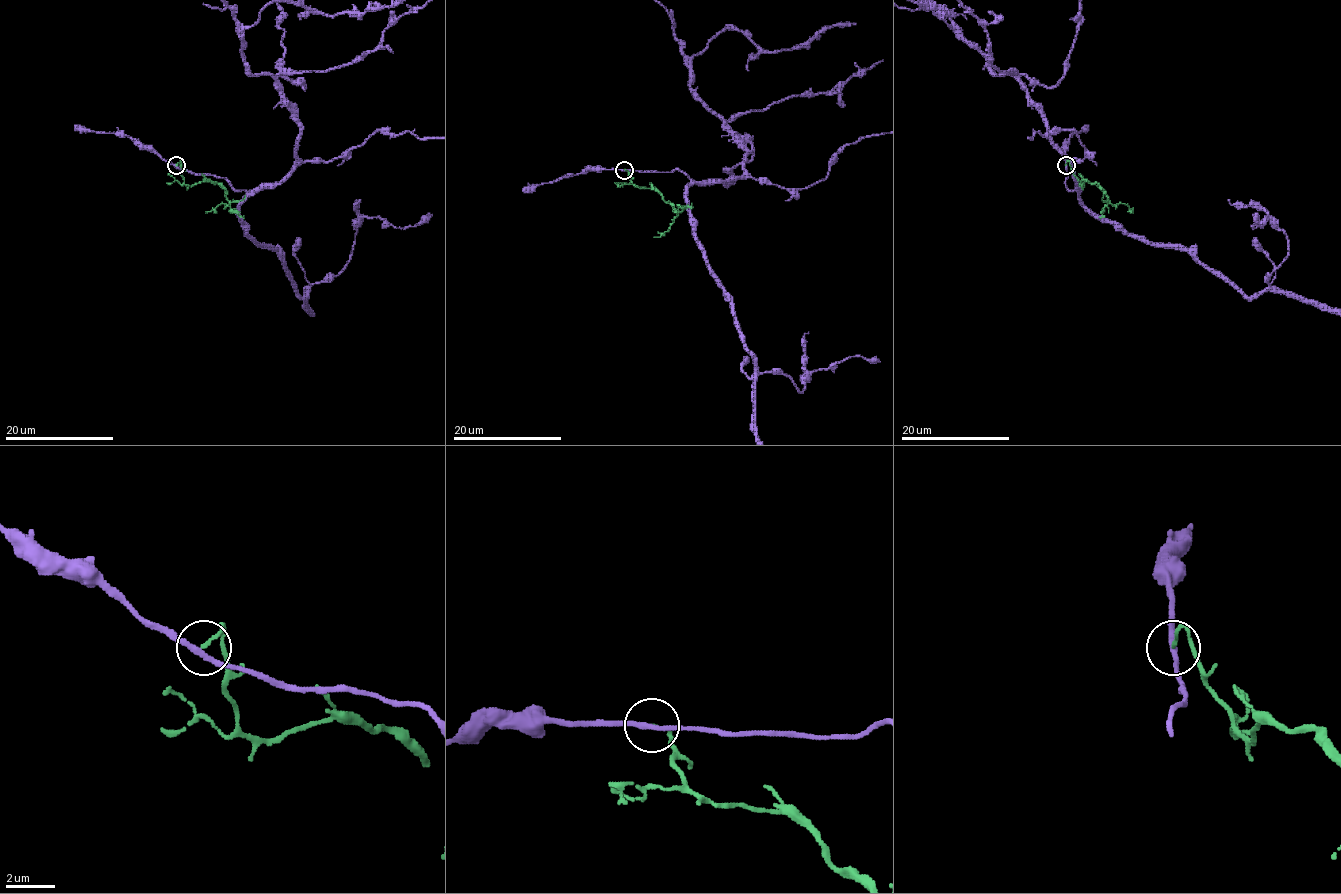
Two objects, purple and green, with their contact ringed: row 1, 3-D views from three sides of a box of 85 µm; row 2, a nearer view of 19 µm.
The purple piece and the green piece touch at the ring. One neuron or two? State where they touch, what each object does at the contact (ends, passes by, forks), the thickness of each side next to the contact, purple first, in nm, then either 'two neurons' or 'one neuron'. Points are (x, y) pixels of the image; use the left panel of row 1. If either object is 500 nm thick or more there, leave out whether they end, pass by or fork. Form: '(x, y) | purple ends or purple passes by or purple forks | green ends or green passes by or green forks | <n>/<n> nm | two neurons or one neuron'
(176, 165) | purple passes by | green ends | 220/120 nm | two neurons

